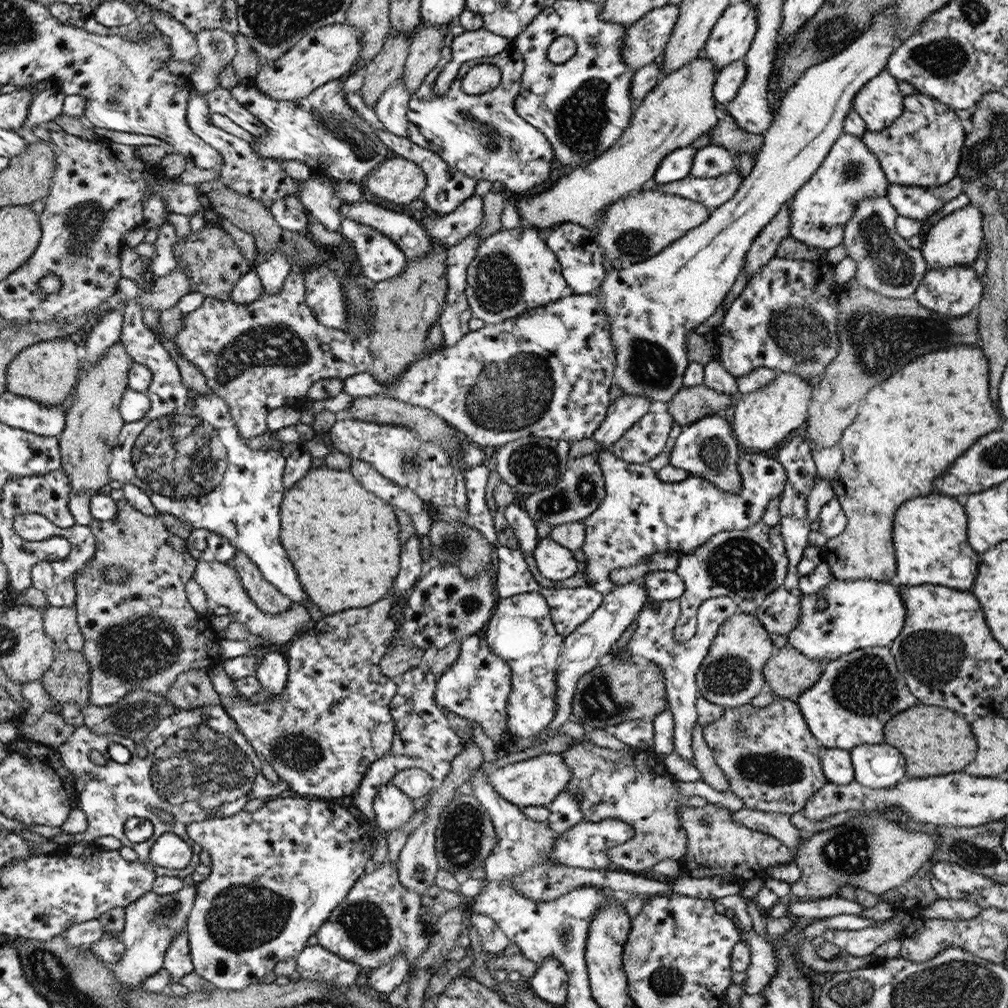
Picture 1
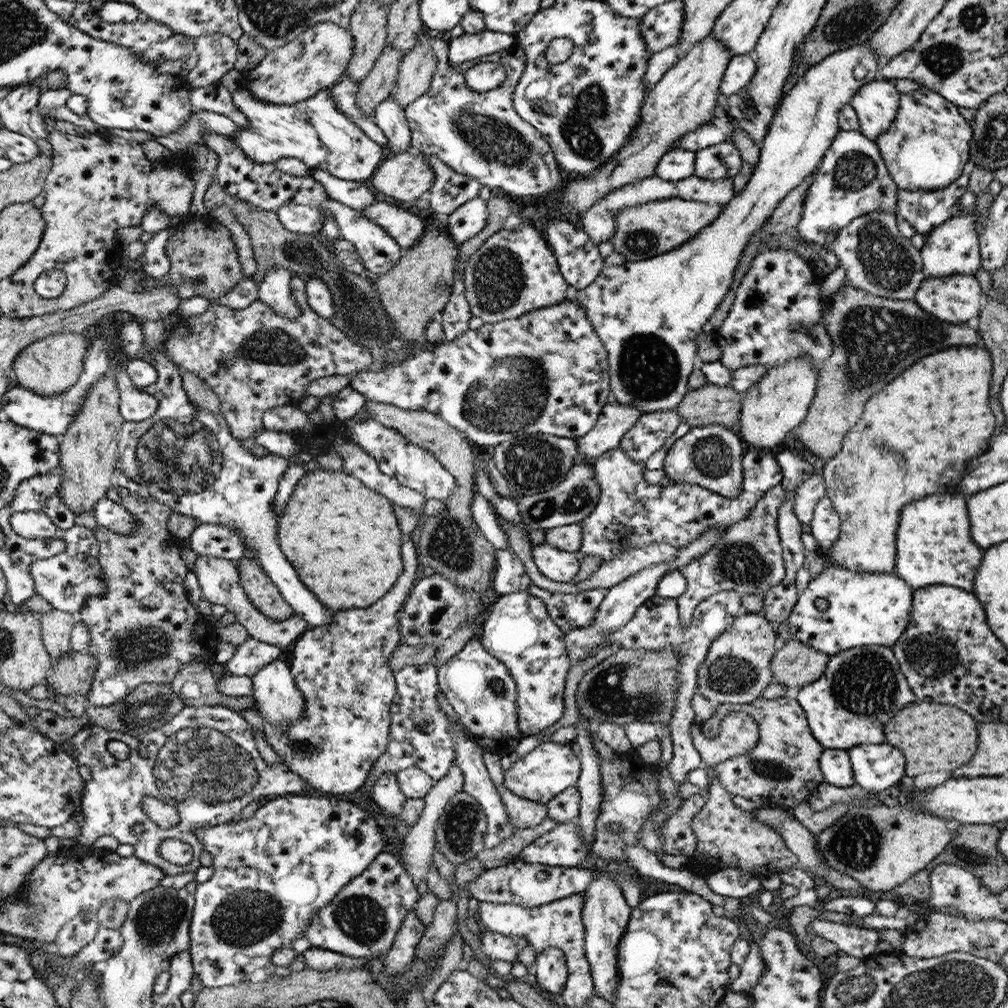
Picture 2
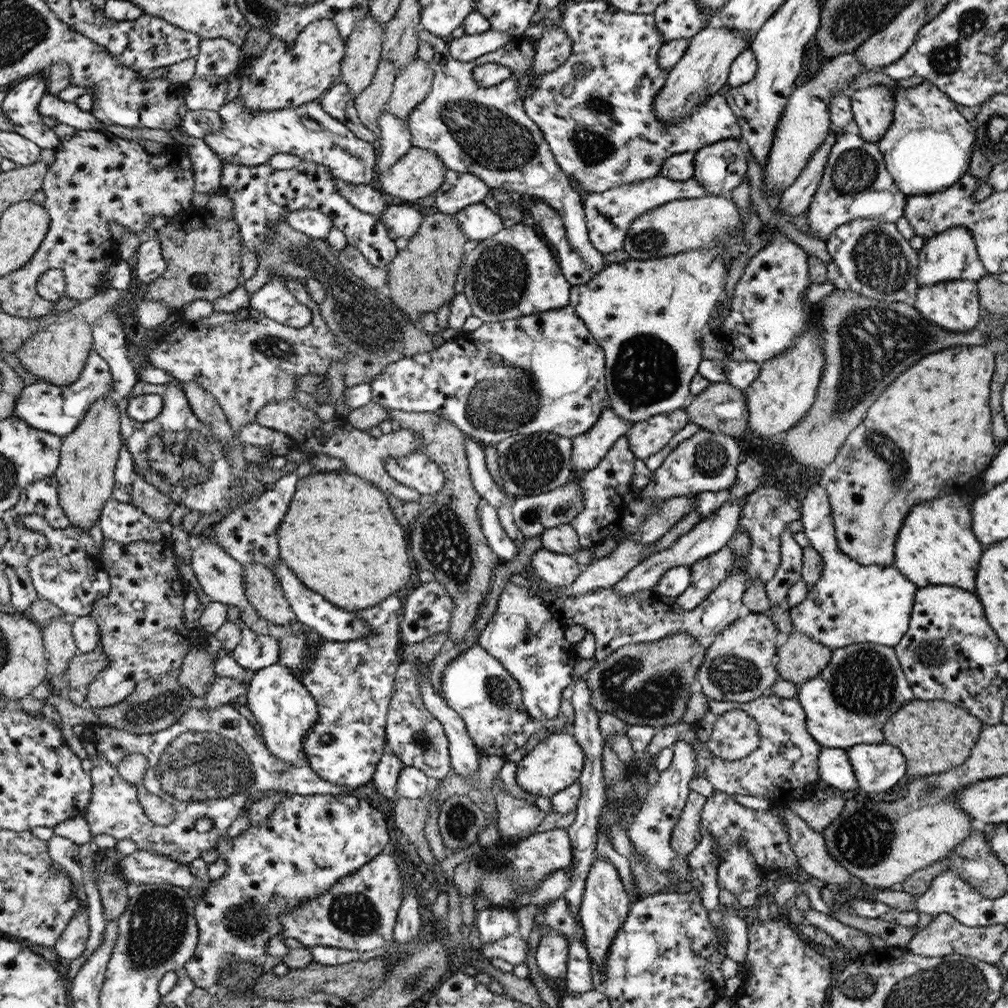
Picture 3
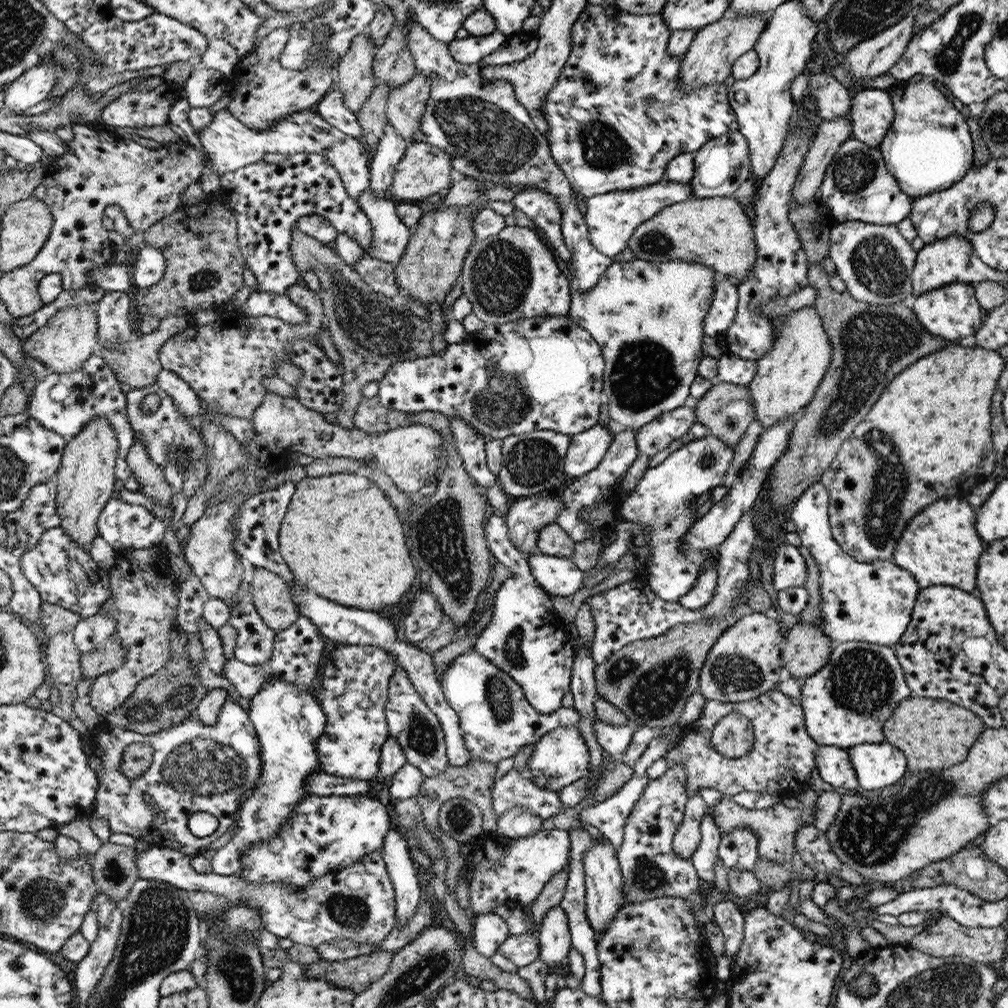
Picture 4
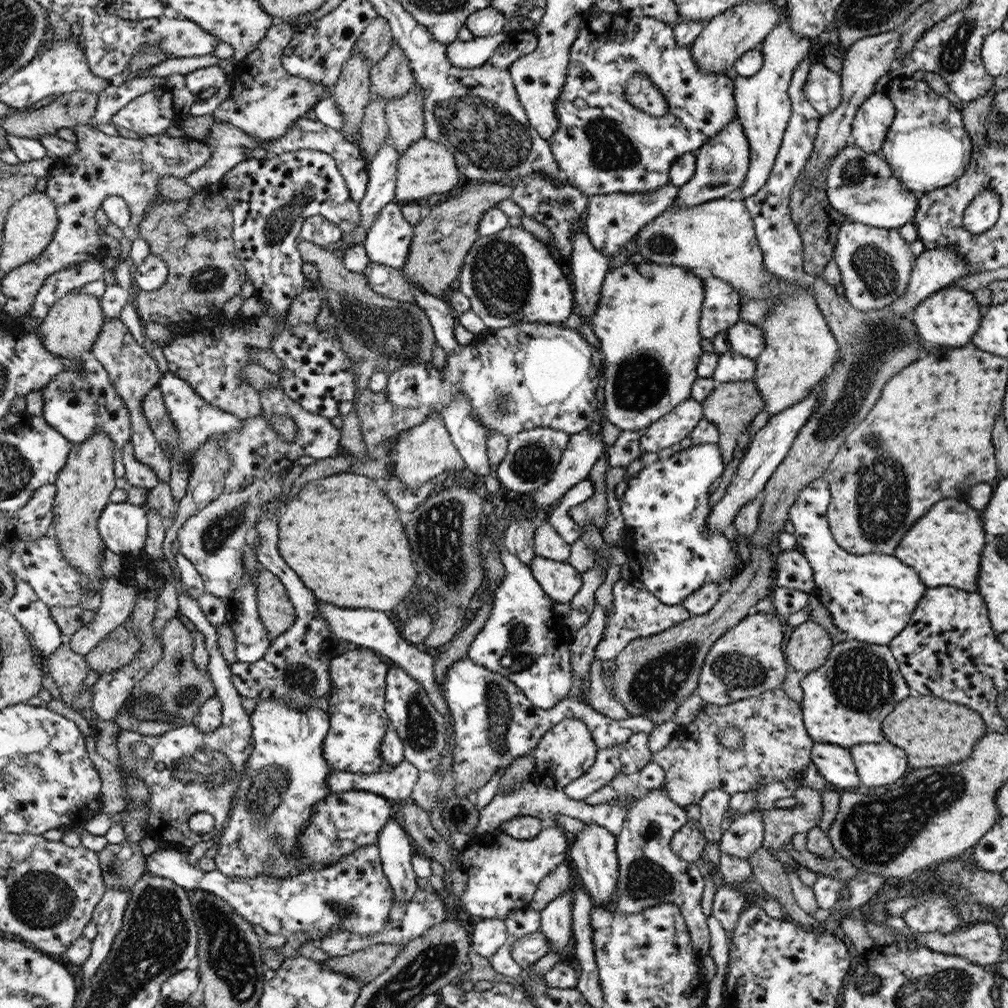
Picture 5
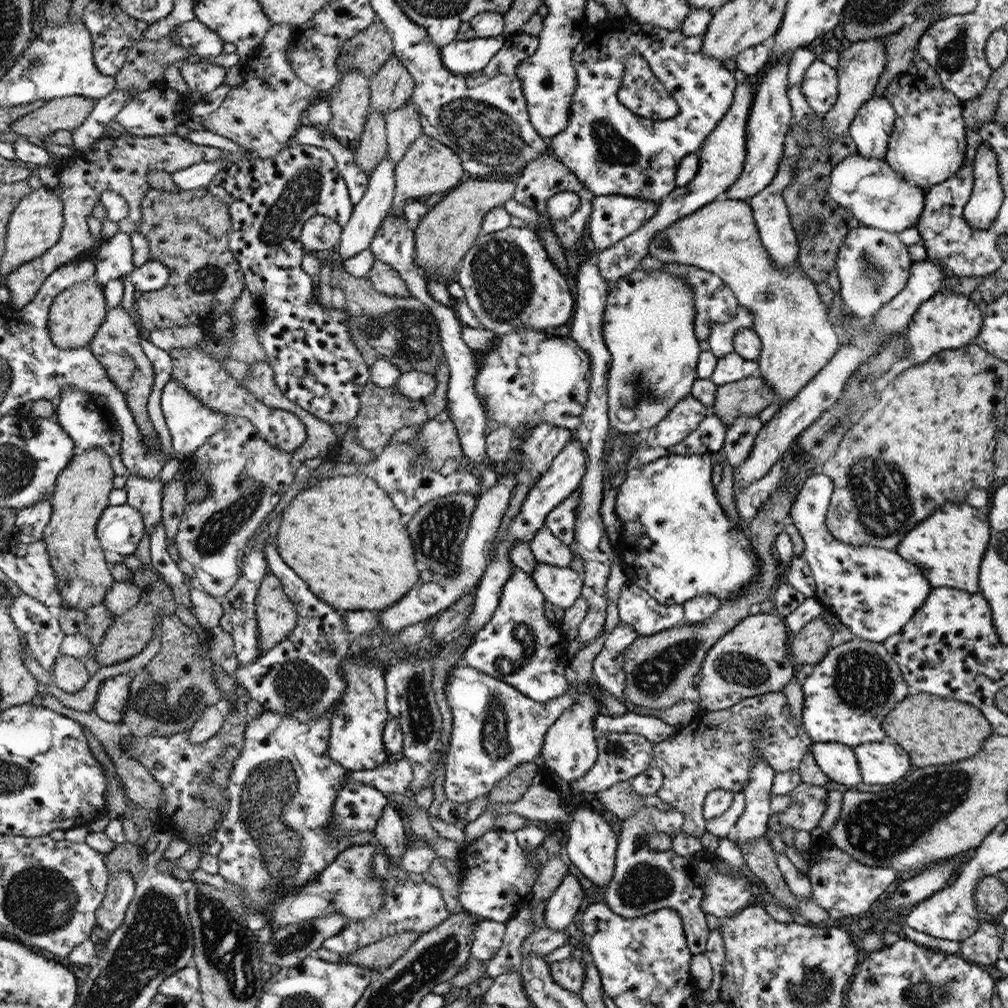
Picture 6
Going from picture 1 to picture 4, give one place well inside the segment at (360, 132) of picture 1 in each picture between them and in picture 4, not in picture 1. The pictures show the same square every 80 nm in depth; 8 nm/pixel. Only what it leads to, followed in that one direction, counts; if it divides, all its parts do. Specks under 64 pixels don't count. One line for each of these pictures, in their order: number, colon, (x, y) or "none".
2: (315, 131)
3: (309, 132)
4: (230, 144)

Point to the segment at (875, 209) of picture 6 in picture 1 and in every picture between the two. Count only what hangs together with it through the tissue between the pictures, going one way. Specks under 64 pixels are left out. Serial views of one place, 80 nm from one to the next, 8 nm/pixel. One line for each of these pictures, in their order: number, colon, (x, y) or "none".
1: (820, 209)
2: (852, 179)
3: (856, 184)
4: (857, 186)
5: (860, 185)

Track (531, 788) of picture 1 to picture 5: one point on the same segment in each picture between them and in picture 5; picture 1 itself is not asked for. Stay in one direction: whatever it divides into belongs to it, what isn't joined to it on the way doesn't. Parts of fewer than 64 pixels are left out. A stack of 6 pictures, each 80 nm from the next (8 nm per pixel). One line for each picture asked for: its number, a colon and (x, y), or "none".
2: (552, 767)
3: (556, 763)
4: (561, 757)
5: (565, 752)

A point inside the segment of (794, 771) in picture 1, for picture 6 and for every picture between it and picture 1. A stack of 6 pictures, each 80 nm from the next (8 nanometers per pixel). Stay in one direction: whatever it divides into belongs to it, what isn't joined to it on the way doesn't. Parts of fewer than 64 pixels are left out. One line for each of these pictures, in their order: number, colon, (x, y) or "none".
2: (767, 774)
3: (765, 772)
4: (783, 756)
5: (776, 746)
6: (716, 750)

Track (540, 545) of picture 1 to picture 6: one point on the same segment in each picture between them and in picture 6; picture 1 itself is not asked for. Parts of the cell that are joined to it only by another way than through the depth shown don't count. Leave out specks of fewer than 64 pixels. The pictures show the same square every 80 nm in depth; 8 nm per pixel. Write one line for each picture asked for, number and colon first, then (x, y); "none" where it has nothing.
2: (558, 565)
3: (560, 570)
4: (558, 576)
5: (561, 581)
6: (562, 586)

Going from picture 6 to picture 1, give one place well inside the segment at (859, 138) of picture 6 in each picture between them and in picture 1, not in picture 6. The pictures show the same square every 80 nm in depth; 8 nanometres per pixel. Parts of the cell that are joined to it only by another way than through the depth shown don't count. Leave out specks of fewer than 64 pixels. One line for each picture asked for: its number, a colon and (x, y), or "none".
1: (879, 103)
2: (876, 104)
3: (872, 107)
4: (872, 112)
5: (870, 127)

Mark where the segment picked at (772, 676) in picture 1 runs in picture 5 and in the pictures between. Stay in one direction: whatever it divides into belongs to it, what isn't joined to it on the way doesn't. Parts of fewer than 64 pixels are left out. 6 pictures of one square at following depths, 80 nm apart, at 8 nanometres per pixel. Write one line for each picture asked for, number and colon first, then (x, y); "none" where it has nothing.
2: (795, 665)
3: (800, 659)
4: (805, 650)
5: (809, 646)

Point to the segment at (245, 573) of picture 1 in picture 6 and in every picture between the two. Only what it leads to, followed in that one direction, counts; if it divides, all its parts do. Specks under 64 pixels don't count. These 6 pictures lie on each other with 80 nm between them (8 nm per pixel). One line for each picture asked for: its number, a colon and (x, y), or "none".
2: (266, 596)
3: (265, 592)
4: (274, 603)
5: (276, 610)
6: (276, 616)

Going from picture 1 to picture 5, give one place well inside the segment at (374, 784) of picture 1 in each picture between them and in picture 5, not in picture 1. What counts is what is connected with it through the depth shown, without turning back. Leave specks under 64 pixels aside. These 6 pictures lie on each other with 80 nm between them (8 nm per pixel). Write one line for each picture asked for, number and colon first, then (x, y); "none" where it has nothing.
2: (419, 736)
3: (413, 733)
4: (411, 723)
5: (420, 726)

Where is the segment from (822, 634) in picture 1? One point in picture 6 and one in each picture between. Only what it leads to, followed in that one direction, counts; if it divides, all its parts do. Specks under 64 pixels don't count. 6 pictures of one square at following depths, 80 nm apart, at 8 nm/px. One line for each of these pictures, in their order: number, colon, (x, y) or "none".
2: (840, 610)
3: (873, 604)
4: (867, 602)
5: (871, 597)
6: (874, 592)

